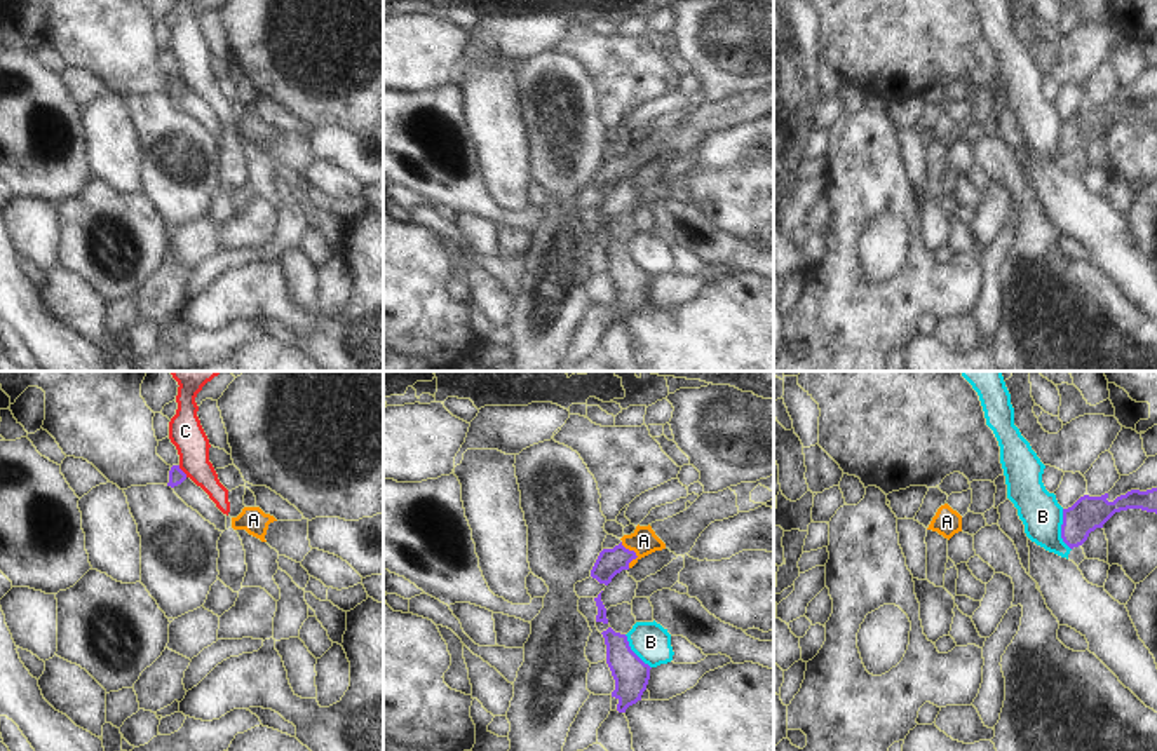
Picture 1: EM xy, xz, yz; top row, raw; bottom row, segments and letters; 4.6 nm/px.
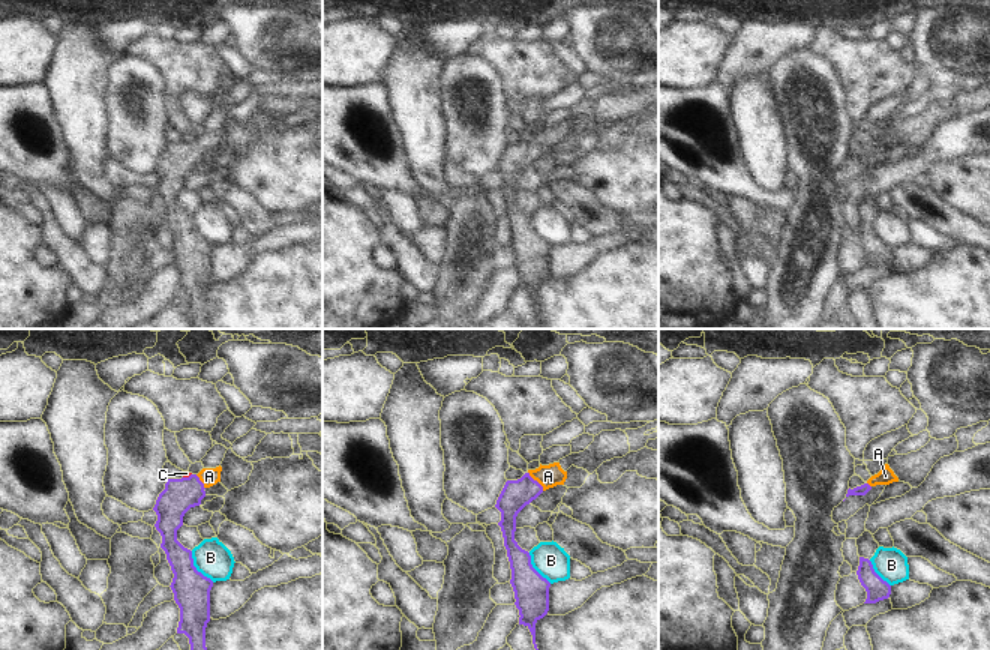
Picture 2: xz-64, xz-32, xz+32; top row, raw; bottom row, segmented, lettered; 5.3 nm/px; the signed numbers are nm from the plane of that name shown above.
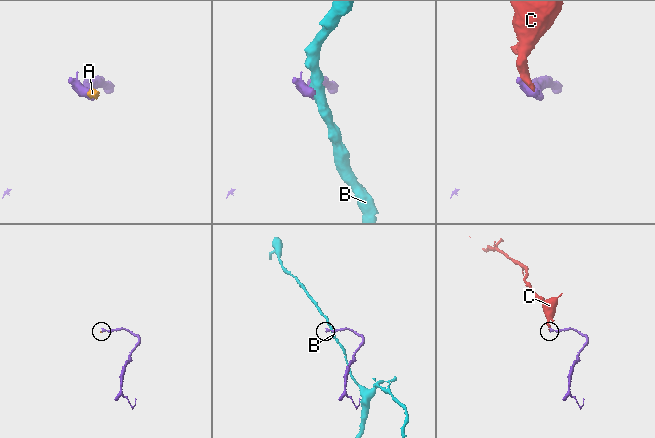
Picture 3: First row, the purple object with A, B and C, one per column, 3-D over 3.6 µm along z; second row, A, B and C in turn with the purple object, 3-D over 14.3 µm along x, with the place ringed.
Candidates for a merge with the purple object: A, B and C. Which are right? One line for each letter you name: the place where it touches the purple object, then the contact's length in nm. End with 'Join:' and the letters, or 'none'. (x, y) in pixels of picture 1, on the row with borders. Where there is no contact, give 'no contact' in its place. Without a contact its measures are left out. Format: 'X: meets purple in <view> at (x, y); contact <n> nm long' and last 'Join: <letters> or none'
A: meets purple in xz at (635, 553); contact 130 nm long
Join: A

